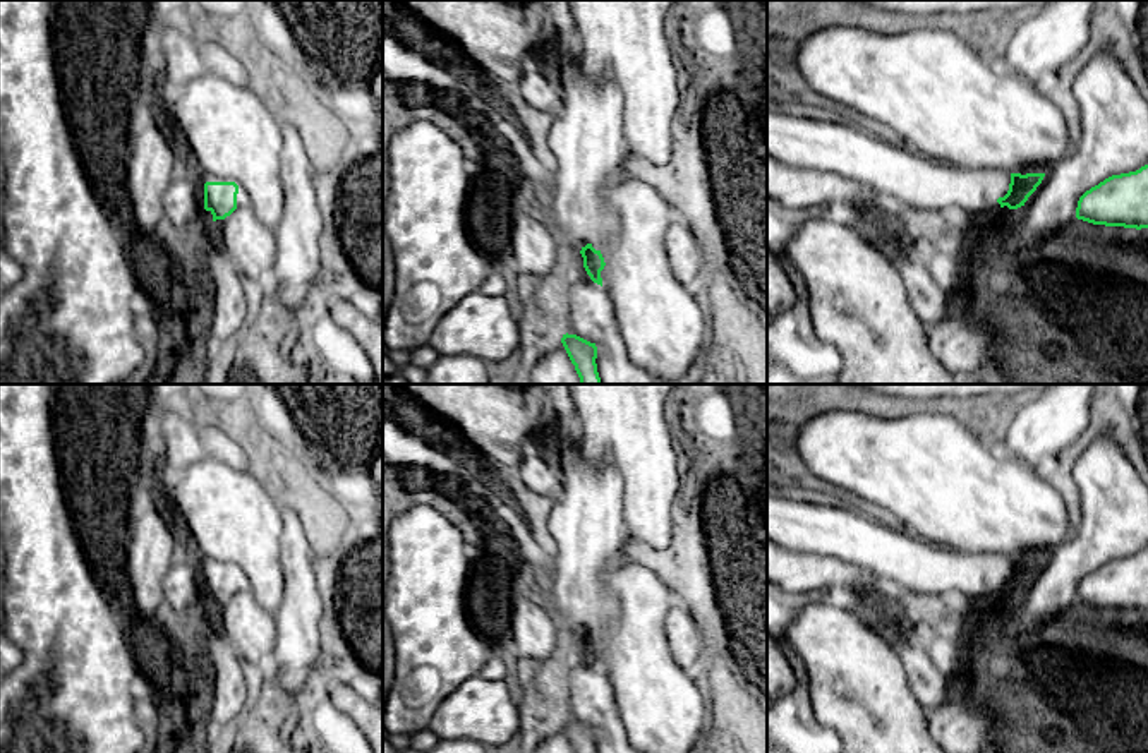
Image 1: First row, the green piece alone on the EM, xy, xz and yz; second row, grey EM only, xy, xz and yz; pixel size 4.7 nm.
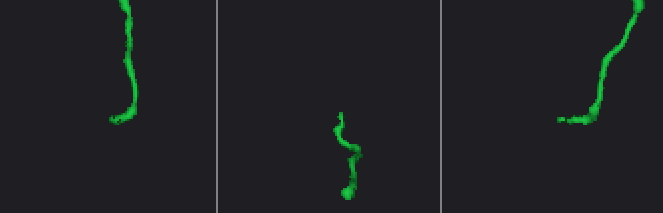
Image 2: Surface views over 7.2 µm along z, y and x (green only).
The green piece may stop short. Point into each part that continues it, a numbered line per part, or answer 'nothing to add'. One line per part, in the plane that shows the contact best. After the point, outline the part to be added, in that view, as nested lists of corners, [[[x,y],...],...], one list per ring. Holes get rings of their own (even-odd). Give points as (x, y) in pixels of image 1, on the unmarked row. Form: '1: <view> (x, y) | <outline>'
1: xy (191, 577) | [[[178,557],[172,568],[178,568],[178,597],[185,602],[182,605],[172,607],[166,614],[172,619],[185,619],[190,616],[197,607],[204,605],[206,593],[204,593],[204,568],[208,566],[208,559],[185,559]]]

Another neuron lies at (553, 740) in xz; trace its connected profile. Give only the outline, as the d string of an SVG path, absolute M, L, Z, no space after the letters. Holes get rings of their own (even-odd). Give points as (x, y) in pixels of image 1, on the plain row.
M561 724L542 731L534 739L534 753L575 753Z

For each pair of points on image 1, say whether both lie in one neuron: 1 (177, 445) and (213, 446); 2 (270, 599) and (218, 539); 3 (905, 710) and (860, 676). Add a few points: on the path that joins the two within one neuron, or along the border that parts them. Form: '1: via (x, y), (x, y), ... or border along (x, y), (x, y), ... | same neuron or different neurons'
1: border along (194, 429), (206, 453) | different neurons
2: via (266, 584), (234, 551) | same neuron
3: via (894, 710), (870, 686) | same neuron

